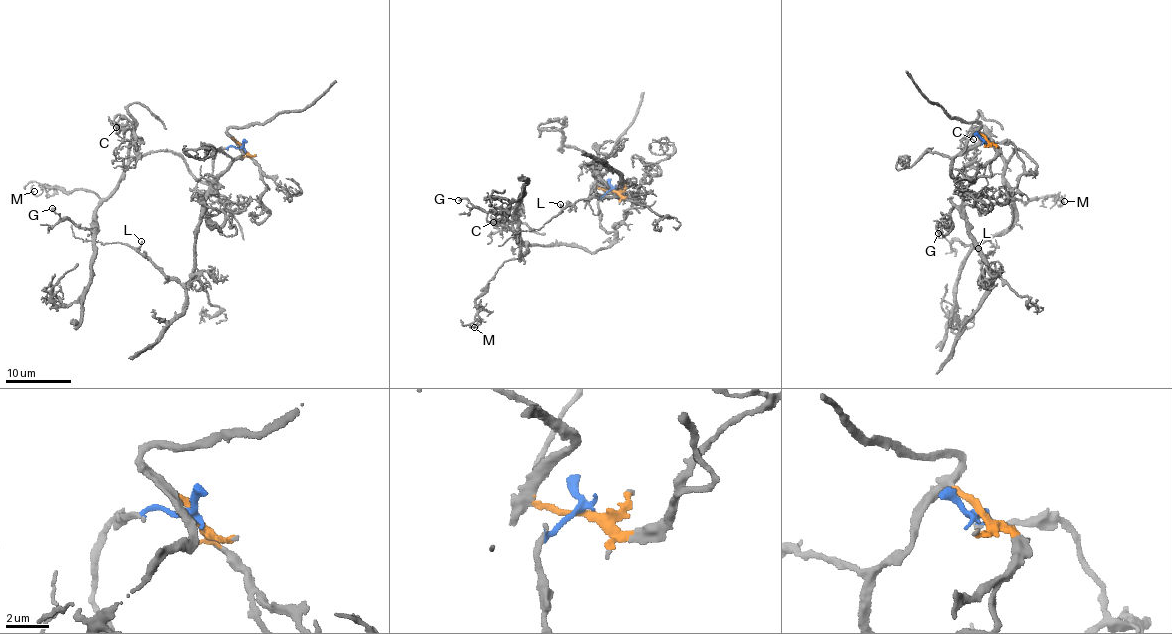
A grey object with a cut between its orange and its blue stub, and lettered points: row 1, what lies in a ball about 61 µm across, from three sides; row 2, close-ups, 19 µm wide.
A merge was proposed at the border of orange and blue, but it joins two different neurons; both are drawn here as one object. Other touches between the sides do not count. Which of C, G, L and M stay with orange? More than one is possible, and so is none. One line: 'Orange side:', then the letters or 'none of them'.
Orange side: L

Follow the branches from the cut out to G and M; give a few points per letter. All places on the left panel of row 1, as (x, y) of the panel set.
G: (242, 147), (218, 152), (208, 184), (170, 151), (138, 156), (101, 202), (95, 229), (51, 208)
M: (242, 147), (218, 152), (213, 184), (170, 151), (153, 150), (138, 156), (102, 197), (34, 181), (33, 192)

